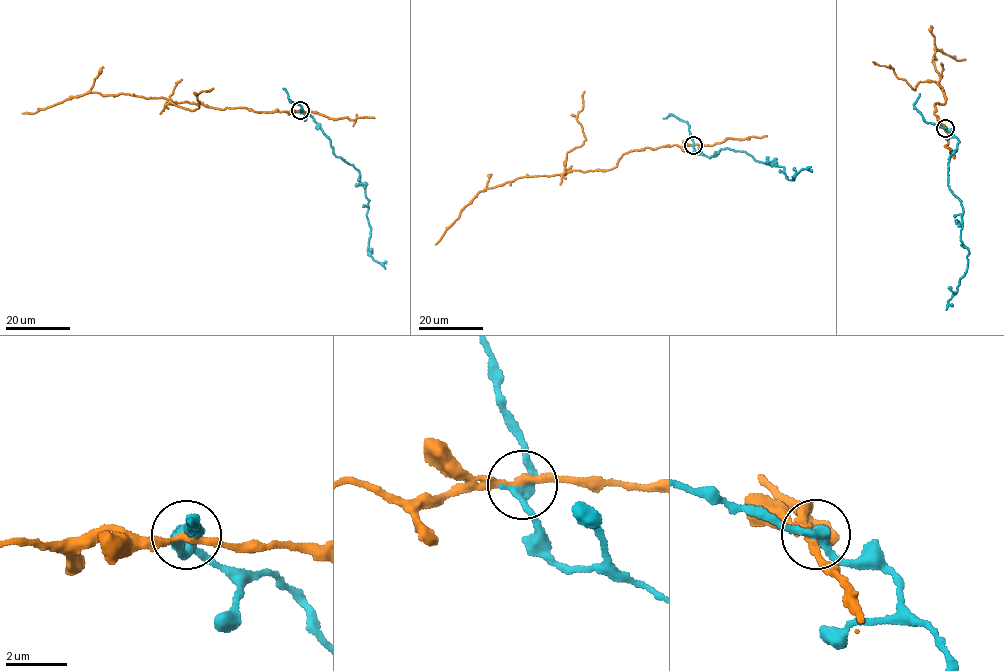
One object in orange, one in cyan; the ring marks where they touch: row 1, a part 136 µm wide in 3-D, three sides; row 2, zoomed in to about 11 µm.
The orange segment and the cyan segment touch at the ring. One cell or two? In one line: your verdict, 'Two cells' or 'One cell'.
Two cells

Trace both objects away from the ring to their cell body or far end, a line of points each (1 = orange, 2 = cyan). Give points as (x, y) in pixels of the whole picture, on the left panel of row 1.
1: (300, 111), (223, 109), (200, 103), (175, 103), (163, 97), (96, 92), (64, 100), (33, 113), (22, 113)
2: (300, 111), (312, 117), (330, 140), (332, 153), (359, 172), (368, 200), (368, 253), (377, 262), (386, 261)

